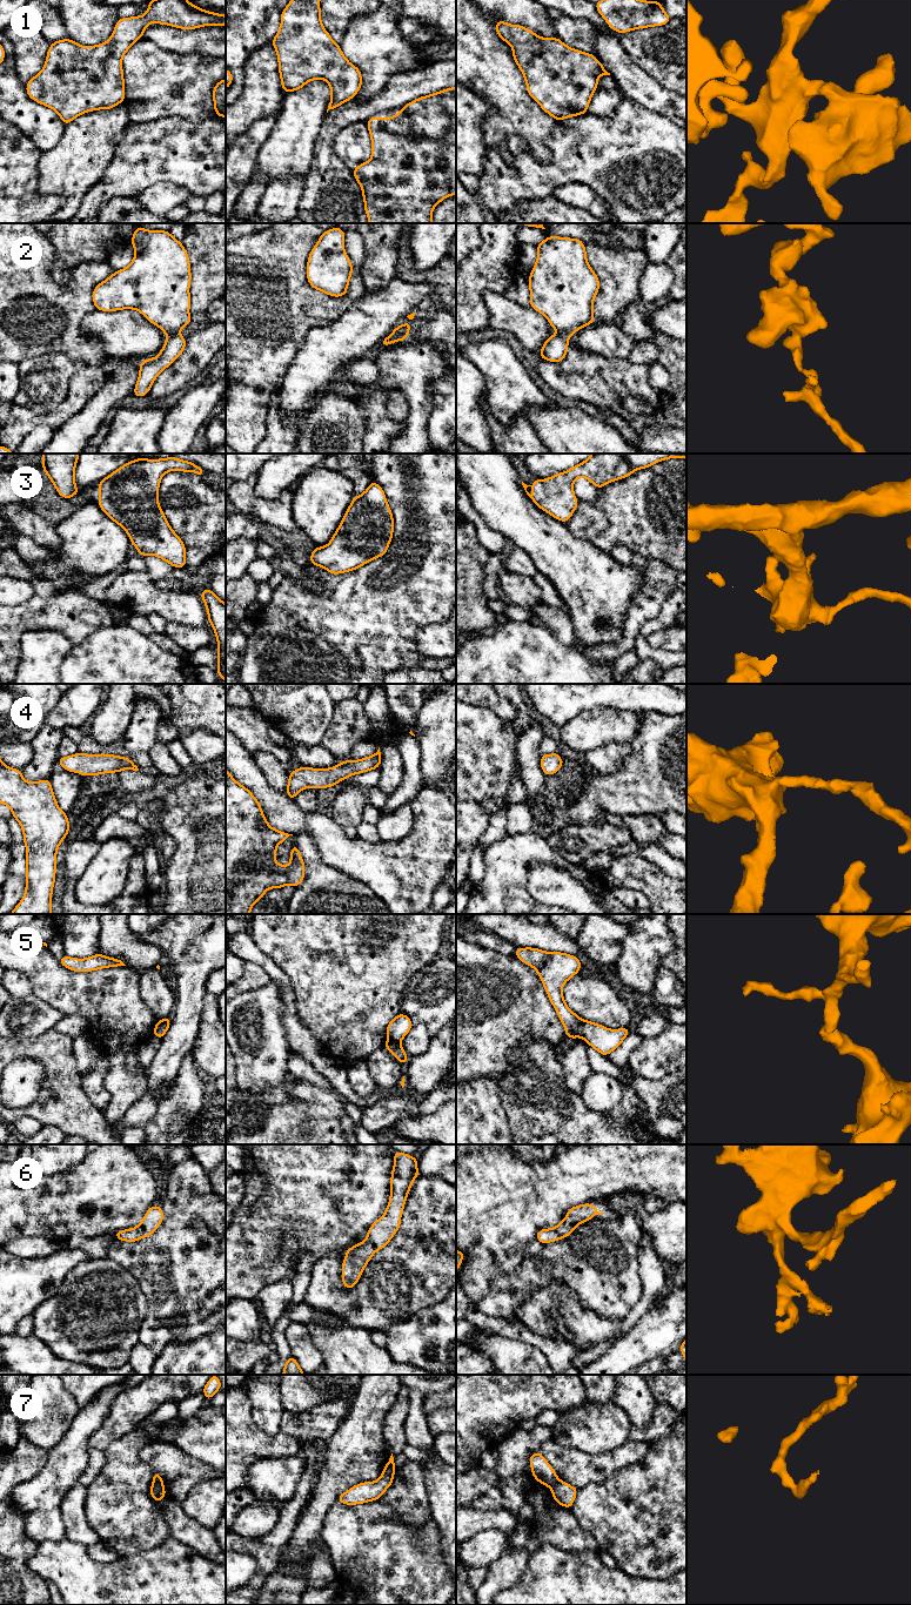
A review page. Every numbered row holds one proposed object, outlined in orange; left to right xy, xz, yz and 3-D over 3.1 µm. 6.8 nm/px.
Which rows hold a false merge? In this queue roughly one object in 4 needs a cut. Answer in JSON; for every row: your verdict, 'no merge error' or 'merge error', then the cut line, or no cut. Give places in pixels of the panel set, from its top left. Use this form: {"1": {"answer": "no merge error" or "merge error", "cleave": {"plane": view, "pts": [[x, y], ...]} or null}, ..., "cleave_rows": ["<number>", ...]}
{"1": {"answer": "no merge error", "cleave": null}, "2": {"answer": "merge error", "cleave": {"plane": "xy", "pts": [[178, 331], [168, 335]]}}, "3": {"answer": "no merge error", "cleave": null}, "4": {"answer": "no merge error", "cleave": null}, "5": {"answer": "merge error", "cleave": {"plane": "yz", "pts": [[583, 1020], [578, 1035]]}}, "6": {"answer": "no merge error", "cleave": null}, "7": {"answer": "merge error", "cleave": {"plane": "xy", "pts": [[153, 1483], [162, 1485]]}}, "cleave_rows": ["2", "5", "7"]}

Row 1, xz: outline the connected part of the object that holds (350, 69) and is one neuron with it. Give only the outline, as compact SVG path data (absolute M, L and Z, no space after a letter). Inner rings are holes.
M290 0L281 13L281 26L272 41L279 61L283 92L295 92L315 79L329 83L331 99L327 109L334 109L357 95L362 86L361 70L343 55L321 22L320 0Z

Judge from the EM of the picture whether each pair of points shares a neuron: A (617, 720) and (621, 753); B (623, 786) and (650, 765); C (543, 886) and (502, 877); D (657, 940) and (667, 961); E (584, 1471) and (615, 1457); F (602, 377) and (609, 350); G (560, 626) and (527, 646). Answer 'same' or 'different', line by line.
A: different
B: same
C: different
D: different
E: same
F: different
G: different

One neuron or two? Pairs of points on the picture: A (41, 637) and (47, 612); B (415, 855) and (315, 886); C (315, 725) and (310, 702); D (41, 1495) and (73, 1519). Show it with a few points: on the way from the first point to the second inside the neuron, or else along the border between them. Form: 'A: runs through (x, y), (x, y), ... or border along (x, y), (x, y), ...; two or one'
A: border along (69, 639), (58, 631), (33, 629), (19, 642); two
B: border along (323, 863), (357, 879), (372, 891); two
C: runs through (310, 719), (310, 707); one
D: border along (73, 1485), (61, 1503), (65, 1537); two

